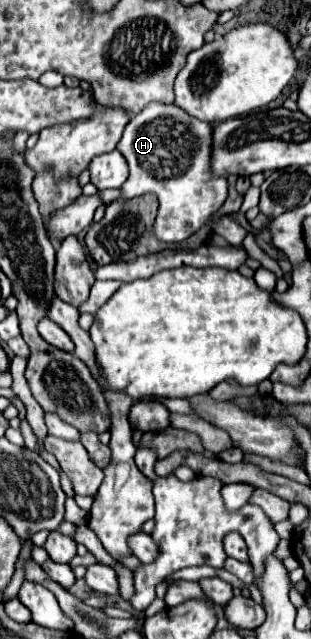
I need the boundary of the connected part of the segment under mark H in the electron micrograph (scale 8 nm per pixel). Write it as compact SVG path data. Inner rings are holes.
M150 102L128 122L118 142L118 150L130 166L130 176L122 186L122 196L128 200L152 192L160 200L154 230L162 242L186 240L200 230L228 198L226 178L214 176L210 166L212 124L186 114L176 104Z

